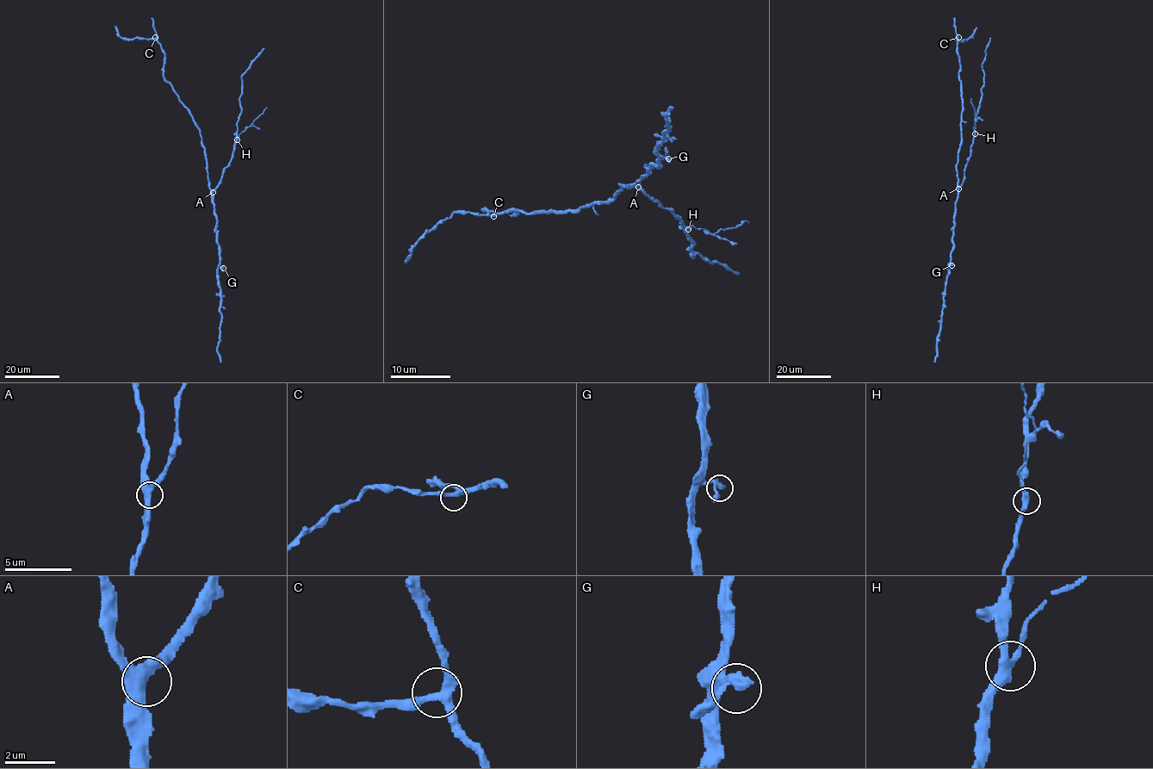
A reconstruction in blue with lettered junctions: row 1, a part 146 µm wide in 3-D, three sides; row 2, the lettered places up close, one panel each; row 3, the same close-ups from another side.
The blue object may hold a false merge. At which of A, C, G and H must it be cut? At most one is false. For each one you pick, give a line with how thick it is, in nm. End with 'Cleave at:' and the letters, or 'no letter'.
H: 300 nm thick
Cleave at: H

